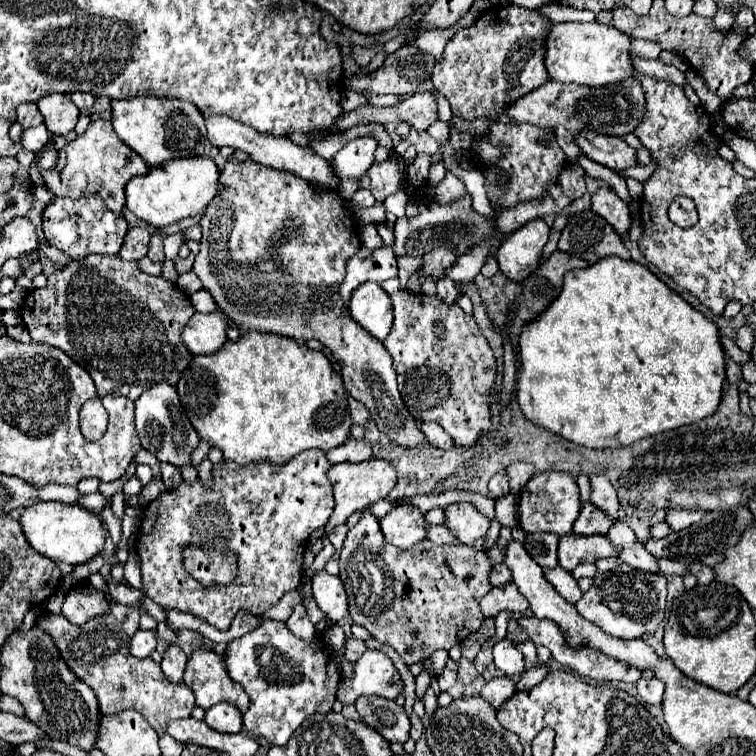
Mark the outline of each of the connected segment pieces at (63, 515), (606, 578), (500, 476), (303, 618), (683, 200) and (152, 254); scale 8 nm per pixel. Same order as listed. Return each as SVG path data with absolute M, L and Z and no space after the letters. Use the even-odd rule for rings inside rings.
M36 502L22 512L20 524L24 528L26 540L36 548L36 552L48 556L54 562L68 562L72 566L84 564L94 556L102 554L106 532L100 518L78 506L78 504L64 504L64 502Z
M622 564L610 572L598 572L594 576L594 584L590 586L590 590L584 592L584 596L576 602L576 608L580 616L600 626L610 636L632 640L632 638L642 638L644 634L652 634L658 628L658 624L664 618L664 602L666 602L666 578L662 574L648 574L628 568L628 564Z
M500 470L498 474L494 474L490 478L488 490L490 490L490 496L494 500L498 500L498 498L502 498L502 496L508 494L508 474L506 474L506 470Z
M300 602L292 616L288 618L288 630L294 634L294 636L300 636L302 640L312 640L316 636L316 626L310 622L308 614L306 614L306 608L304 608L304 602Z
M678 196L670 204L670 220L680 228L690 228L692 224L696 224L698 214L696 214L694 202L690 198L686 198L686 196Z
M156 230L156 232L152 234L152 240L150 240L150 248L148 248L148 258L150 258L150 260L154 260L154 262L164 262L162 240L164 240L162 232L160 230Z

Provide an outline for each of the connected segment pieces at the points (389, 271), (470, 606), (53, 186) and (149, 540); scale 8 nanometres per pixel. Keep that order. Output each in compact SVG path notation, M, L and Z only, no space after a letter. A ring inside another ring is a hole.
M382 246L376 250L362 248L356 256L352 256L346 264L346 278L344 284L338 288L342 300L348 304L350 294L354 288L360 284L372 280L372 282L384 282L388 278L396 278L398 268L396 268L396 256L392 248Z
M364 512L360 522L348 532L340 552L340 578L348 594L348 612L352 620L364 626L372 638L392 646L408 666L440 648L450 650L482 626L484 614L480 612L480 598L492 590L488 580L490 572L492 564L488 554L470 546L438 546L430 540L422 540L408 550L400 550L386 542L376 516L370 512Z
M96 120L88 124L88 130L82 136L60 150L58 170L52 168L52 172L42 172L42 178L46 182L46 188L56 196L78 200L80 196L98 194L106 202L108 210L120 214L124 208L126 182L132 176L144 176L148 170L148 164L144 164L144 160L140 160L140 156L136 156L136 152L132 152L116 136L116 132L112 132L110 120Z
M304 450L300 452L298 456L294 456L288 464L282 464L282 466L274 466L274 464L268 464L268 462L258 462L258 464L250 464L250 466L238 466L230 460L224 460L220 464L214 464L212 468L212 482L210 484L204 484L202 480L196 480L194 484L188 484L188 482L182 482L178 488L174 490L166 490L160 494L160 498L156 498L154 502L150 502L146 508L144 508L144 516L142 516L142 524L140 524L140 534L138 534L138 564L140 564L140 572L142 572L142 588L140 592L148 598L152 598L154 602L158 602L164 610L178 610L178 612L186 612L186 614L192 614L192 616L198 616L198 618L204 618L208 624L216 626L218 630L228 630L230 628L230 622L234 620L234 616L240 612L240 610L248 610L252 612L254 616L262 616L268 608L272 608L288 590L296 590L298 584L301 583L304 570L303 570L303 556L306 550L306 542L308 542L308 536L316 530L316 528L322 528L326 526L332 510L334 510L334 496L332 496L332 484L328 480L328 470L330 470L330 462L326 458L326 452L320 452L320 450ZM198 534L222 534L222 546L228 546L232 552L236 552L238 556L238 574L236 578L230 582L230 584L224 584L224 586L204 586L200 584L198 580L192 580L192 576L186 572L184 568L184 546L192 546L196 544L196 536Z

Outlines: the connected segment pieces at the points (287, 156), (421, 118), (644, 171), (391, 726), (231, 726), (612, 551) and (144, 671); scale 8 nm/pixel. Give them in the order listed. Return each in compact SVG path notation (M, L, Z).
M208 116L206 118L206 128L208 128L208 140L212 142L212 146L238 148L238 150L246 152L250 156L250 160L254 160L262 166L292 172L292 174L300 176L302 180L306 180L314 186L318 186L318 184L324 186L324 188L338 188L340 186L340 178L336 178L336 174L332 170L332 164L328 160L320 158L312 148L302 148L288 138L274 138L274 136L262 134L262 132L250 128L250 126L228 120L228 116Z
M416 92L408 96L402 104L392 108L376 108L376 106L360 106L352 112L346 112L340 122L332 130L344 130L368 122L408 122L412 128L428 128L438 118L436 98L430 92Z
M648 164L648 166L632 166L632 168L626 168L622 172L618 172L622 178L634 178L638 182L646 182L650 178L650 174L654 172L654 164Z
M362 696L356 702L356 708L364 722L380 732L388 742L406 742L410 738L408 714L394 700L386 700L380 696Z
M218 702L216 706L206 710L206 718L204 722L218 732L240 732L242 730L242 712L230 704L230 702Z
M562 536L558 542L558 564L572 572L582 562L596 562L598 558L618 556L620 548L614 548L608 536Z
M112 604L108 614L90 620L84 624L84 628L76 628L74 624L68 624L64 616L54 614L44 614L38 620L40 628L44 628L56 640L68 668L72 668L72 672L94 690L102 714L122 712L124 708L138 710L158 732L158 736L164 736L168 722L190 716L196 704L192 690L188 690L184 682L170 682L160 664L156 664L151 657L140 659L128 654L128 640L138 630L138 622L140 608L124 604Z

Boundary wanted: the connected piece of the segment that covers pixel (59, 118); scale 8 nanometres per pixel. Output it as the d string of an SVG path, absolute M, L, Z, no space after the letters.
M60 94L44 96L44 100L38 102L38 108L44 114L44 126L52 134L72 132L80 116L80 110L76 108L76 104L68 100L68 96L60 96Z

